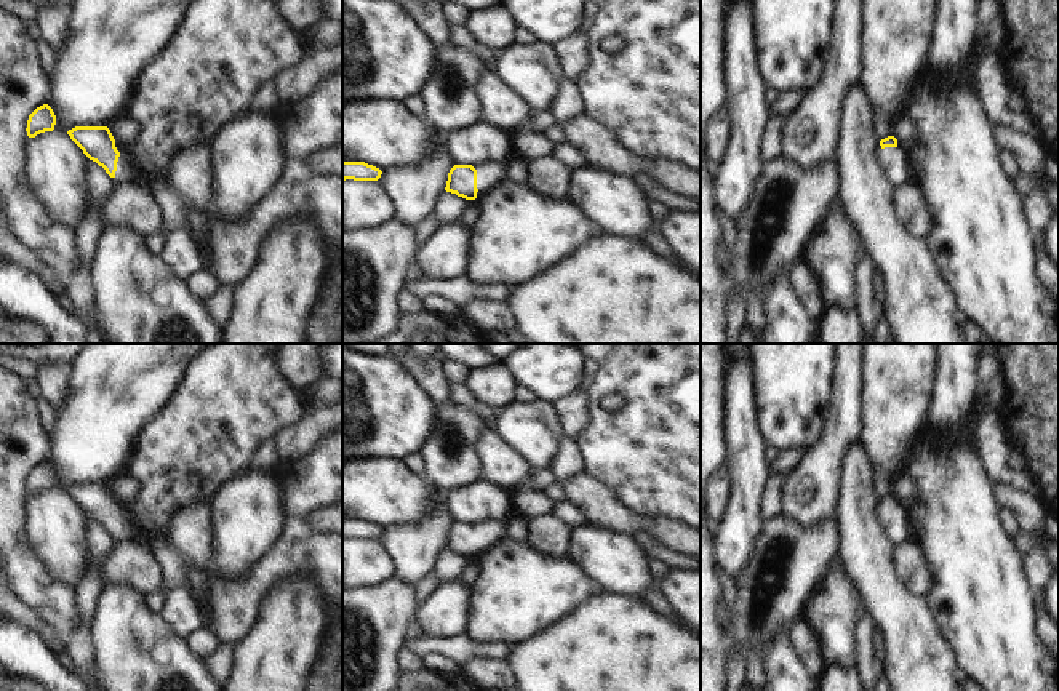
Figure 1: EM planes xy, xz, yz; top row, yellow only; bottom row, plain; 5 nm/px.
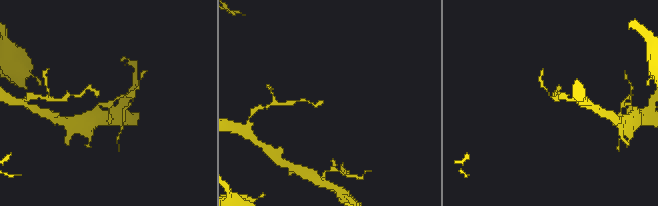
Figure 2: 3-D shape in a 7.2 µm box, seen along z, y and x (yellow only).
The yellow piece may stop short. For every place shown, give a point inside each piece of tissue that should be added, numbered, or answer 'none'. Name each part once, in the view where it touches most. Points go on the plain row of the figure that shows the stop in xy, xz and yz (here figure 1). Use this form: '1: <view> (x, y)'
1: xy (127, 530)

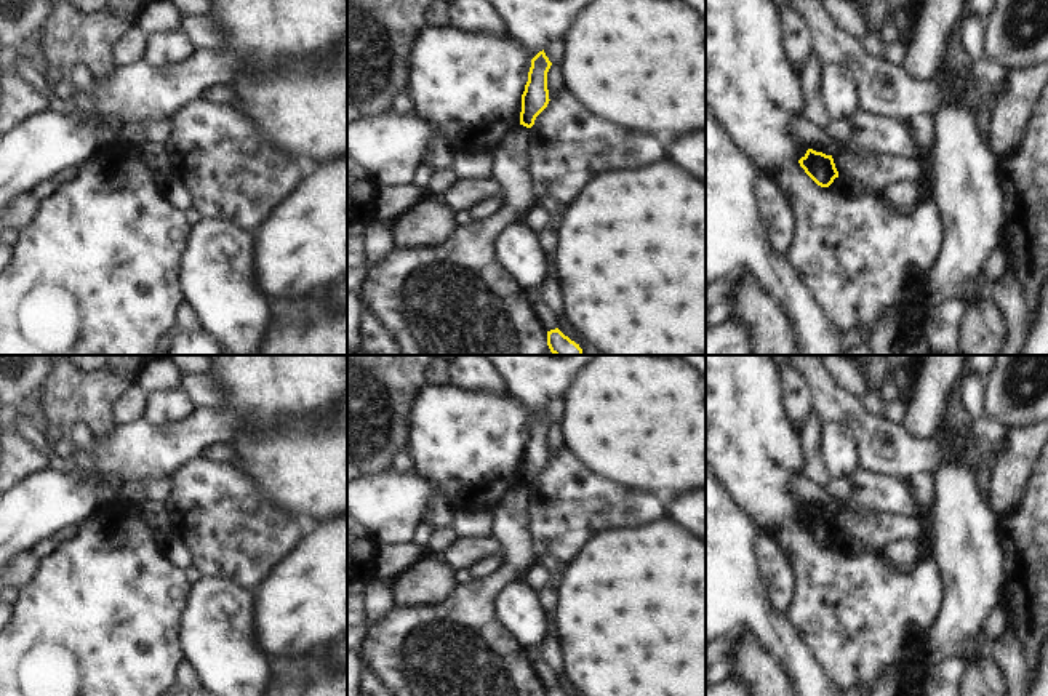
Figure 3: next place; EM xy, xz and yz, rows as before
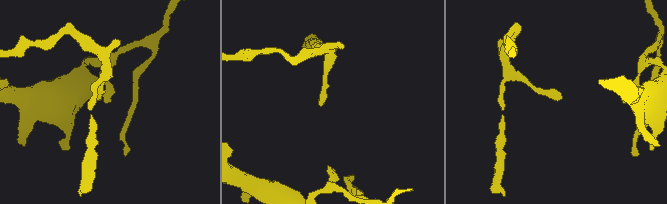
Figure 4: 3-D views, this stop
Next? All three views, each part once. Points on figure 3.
none

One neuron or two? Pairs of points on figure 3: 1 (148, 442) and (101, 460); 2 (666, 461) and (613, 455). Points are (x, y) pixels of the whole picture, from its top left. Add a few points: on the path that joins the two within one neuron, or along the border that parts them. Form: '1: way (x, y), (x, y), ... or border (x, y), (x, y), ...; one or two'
1: way (136, 450), (112, 456); one
2: way (653, 455), (626, 455); one

